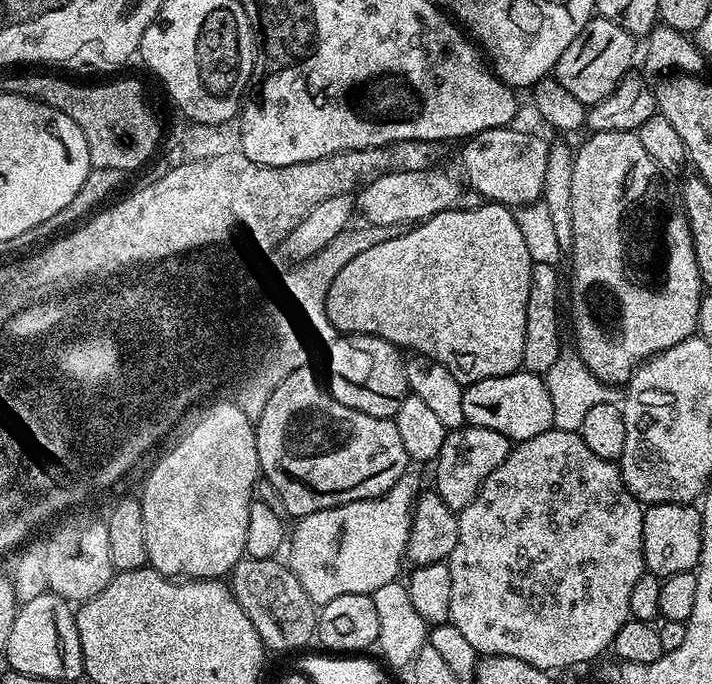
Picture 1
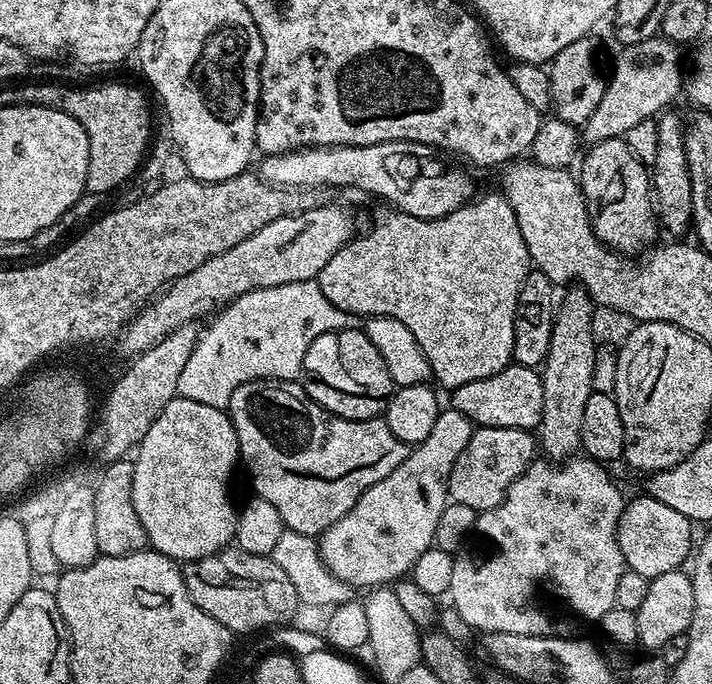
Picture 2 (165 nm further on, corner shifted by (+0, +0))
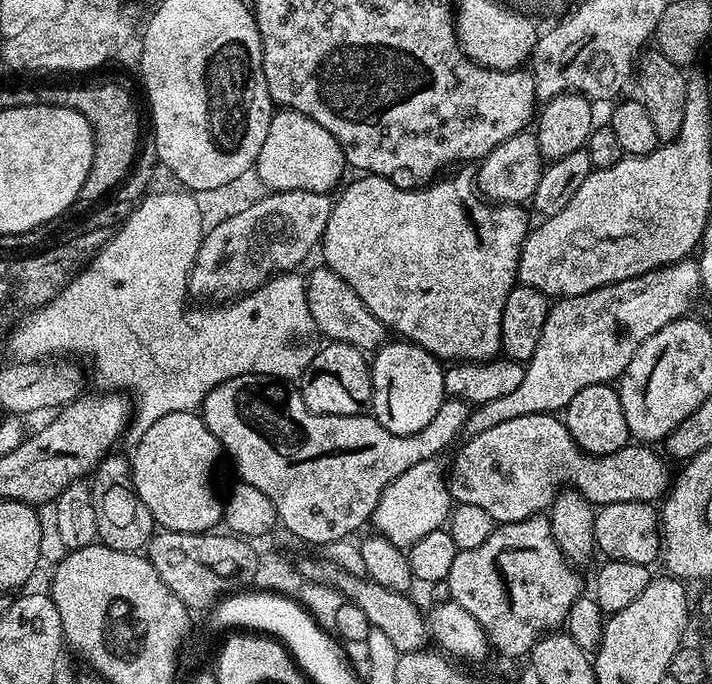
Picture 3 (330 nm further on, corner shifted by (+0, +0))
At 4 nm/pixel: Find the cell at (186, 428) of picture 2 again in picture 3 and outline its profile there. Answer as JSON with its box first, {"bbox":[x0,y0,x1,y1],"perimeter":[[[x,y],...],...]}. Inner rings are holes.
{"bbox":[132,412,222,532],"perimeter":[[[175,412],[166,414],[166,418],[158,418],[142,438],[135,441],[132,462],[132,481],[136,487],[138,498],[150,510],[153,521],[161,529],[169,532],[211,532],[222,520],[222,500],[212,489],[212,471],[216,468],[216,459],[222,456],[218,438],[210,434],[203,415],[191,412]]]}

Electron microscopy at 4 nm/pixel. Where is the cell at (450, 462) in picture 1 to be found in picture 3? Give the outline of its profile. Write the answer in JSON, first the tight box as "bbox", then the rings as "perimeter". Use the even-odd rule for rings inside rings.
{"bbox":[446,412,674,525],"perimeter":[[[546,412],[510,418],[510,422],[498,422],[498,426],[490,426],[490,430],[482,430],[482,434],[467,437],[463,442],[464,445],[461,443],[455,449],[456,457],[453,458],[452,468],[450,464],[450,471],[446,476],[448,492],[456,504],[479,506],[486,510],[486,514],[490,514],[490,518],[497,525],[522,522],[531,516],[541,515],[551,505],[561,486],[576,489],[593,506],[614,502],[652,504],[667,493],[674,476],[673,469],[668,469],[669,461],[659,451],[656,453],[652,449],[655,447],[645,446],[640,442],[629,442],[622,450],[614,450],[614,454],[595,456],[593,452],[584,452],[568,433],[563,419],[559,415]]]}

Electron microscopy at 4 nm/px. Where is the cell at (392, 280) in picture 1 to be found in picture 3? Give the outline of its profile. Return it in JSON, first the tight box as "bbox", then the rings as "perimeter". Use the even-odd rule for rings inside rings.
{"bbox":[322,166,530,362],"perimeter":[[[464,166],[456,171],[460,170],[461,172],[456,172],[453,176],[446,177],[445,180],[437,179],[427,186],[416,186],[420,188],[399,188],[395,184],[397,182],[395,179],[371,174],[361,175],[359,177],[361,180],[354,181],[340,197],[338,195],[335,197],[322,241],[323,263],[330,270],[334,270],[334,274],[338,274],[338,278],[342,278],[342,282],[346,282],[346,286],[350,286],[350,290],[354,290],[354,294],[358,294],[358,298],[362,298],[366,310],[370,310],[370,314],[374,314],[374,318],[381,320],[385,329],[392,331],[393,328],[396,334],[399,334],[403,339],[411,340],[412,343],[422,346],[441,362],[491,360],[501,355],[502,306],[506,306],[506,298],[510,294],[510,290],[515,288],[518,283],[516,270],[520,261],[520,247],[524,245],[524,239],[528,237],[530,231],[529,213],[527,211],[524,213],[525,209],[521,205],[489,202],[481,198],[474,183],[473,169]]]}

